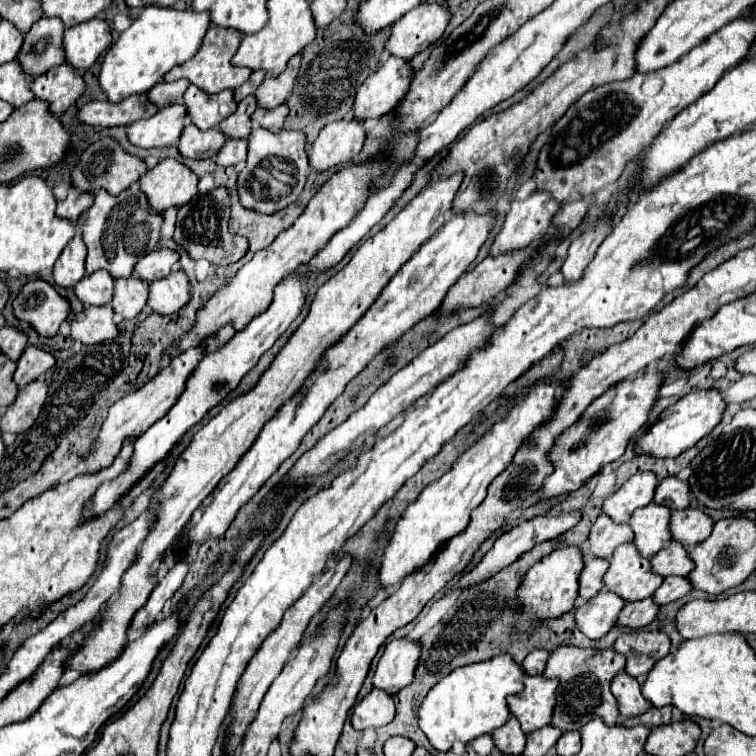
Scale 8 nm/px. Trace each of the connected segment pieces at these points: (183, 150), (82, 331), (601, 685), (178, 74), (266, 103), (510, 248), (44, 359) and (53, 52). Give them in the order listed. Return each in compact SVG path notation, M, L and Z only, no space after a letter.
M186 122L182 136L178 140L178 152L184 158L196 158L196 160L214 158L222 148L224 140L226 136L220 134L218 128L198 130L196 126L192 126L192 122Z
M86 306L70 322L70 336L82 344L100 344L112 340L118 334L118 328L112 320L112 306Z
M560 646L556 648L546 664L544 676L556 678L560 684L556 688L556 706L552 712L552 726L560 728L562 732L580 730L592 718L602 718L606 726L618 724L618 704L610 692L610 682L616 674L624 670L626 658L610 650L590 650L590 648L576 648L576 646Z
M212 24L208 28L208 32L206 32L206 36L202 40L202 46L196 52L196 56L190 58L188 62L180 64L180 66L174 66L164 76L164 80L174 82L174 80L180 80L180 78L186 78L190 84L198 86L200 90L204 90L208 94L218 94L220 90L234 90L234 88L242 86L252 74L252 70L248 70L248 68L238 68L238 66L230 64L230 60L236 54L238 46L240 46L240 32L236 32L232 28L220 28L220 26Z
M300 54L294 56L288 62L286 70L278 78L272 78L272 76L264 78L264 82L254 92L258 106L264 108L264 110L272 110L272 108L280 106L288 98L292 88L294 88L294 80L298 76L298 68L300 68Z
M540 190L532 192L526 200L514 200L504 226L490 248L490 254L498 256L522 250L540 240L550 230L548 226L558 208L560 204L548 192Z
M28 346L24 350L24 354L20 356L20 360L16 362L14 382L18 384L18 388L24 388L26 384L34 382L38 376L46 374L54 364L56 364L56 360L52 354L40 350L40 348Z
M40 18L30 28L30 32L26 32L16 60L28 76L36 78L50 68L64 64L62 34L64 24L60 22L60 18Z

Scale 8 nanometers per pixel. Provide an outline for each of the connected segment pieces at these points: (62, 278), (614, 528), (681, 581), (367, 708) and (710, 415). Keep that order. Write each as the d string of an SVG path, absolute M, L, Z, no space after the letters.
M76 234L64 248L58 262L54 264L52 272L54 282L62 288L72 288L76 282L84 278L84 260L86 260L86 246L80 234Z
M600 514L590 530L584 556L590 554L594 558L610 558L620 544L632 542L632 538L634 534L628 524L614 524L606 514Z
M668 576L668 578L664 578L662 586L652 594L652 600L658 606L664 606L664 604L674 602L674 600L682 598L684 594L688 594L690 588L692 586L690 586L688 578L684 578L684 576Z
M372 690L360 704L354 706L350 722L356 730L380 728L392 722L394 718L394 702L382 690Z
M716 390L690 392L660 414L658 422L652 424L650 430L634 444L634 450L638 456L648 454L654 458L676 458L684 450L692 448L700 438L708 436L714 430L714 426L720 422L724 408L726 408L726 404L724 404L720 392L716 392Z

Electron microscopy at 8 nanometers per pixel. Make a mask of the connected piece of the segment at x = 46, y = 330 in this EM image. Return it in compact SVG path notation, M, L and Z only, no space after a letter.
M30 280L14 298L12 310L18 320L28 322L40 336L52 338L68 318L70 304L44 280Z

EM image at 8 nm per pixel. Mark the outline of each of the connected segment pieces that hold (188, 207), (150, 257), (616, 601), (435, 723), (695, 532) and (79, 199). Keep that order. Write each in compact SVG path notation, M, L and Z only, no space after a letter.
M216 188L206 196L196 194L192 202L184 204L178 210L174 242L182 246L194 260L206 258L210 264L216 264L216 266L234 264L246 254L248 240L244 236L234 236L228 232L228 218L230 218L230 200L228 200L226 188Z
M160 248L160 250L154 250L154 252L146 254L144 258L140 258L132 276L140 278L148 284L148 282L166 278L172 272L172 268L176 268L176 262L178 262L178 254L174 250Z
M600 590L588 602L578 604L574 614L576 626L590 640L600 640L604 634L608 634L610 628L614 628L616 616L620 614L622 608L624 602L620 596L610 594L608 590Z
M508 654L496 656L488 662L456 668L444 680L440 680L420 704L416 712L418 726L430 740L432 748L436 748L438 752L448 752L454 742L468 744L478 736L490 734L508 720L510 712L504 698L508 694L518 694L520 690L524 690L522 680L522 666L512 662Z
M700 508L674 510L670 518L670 536L684 548L692 548L712 532L712 518L706 516Z
M70 188L68 192L68 198L58 202L58 208L56 208L56 216L58 218L68 218L70 222L76 222L80 218L80 214L84 210L88 210L88 206L94 202L94 196L90 192L80 192L80 190L74 190Z

